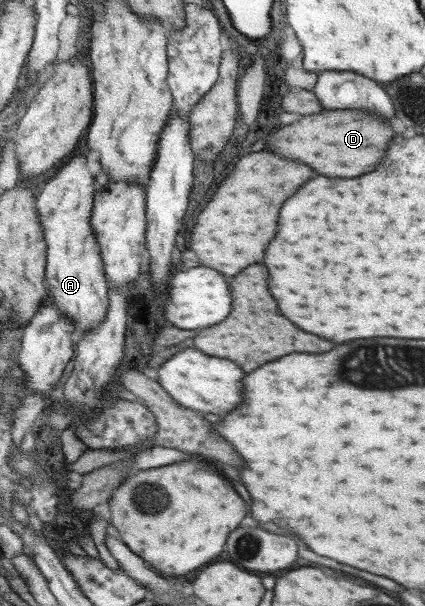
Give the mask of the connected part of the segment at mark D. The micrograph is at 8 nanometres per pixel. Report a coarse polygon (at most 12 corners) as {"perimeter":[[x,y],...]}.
{"perimeter":[[324,110],[277,129],[265,149],[325,177],[375,169],[389,123]]}

